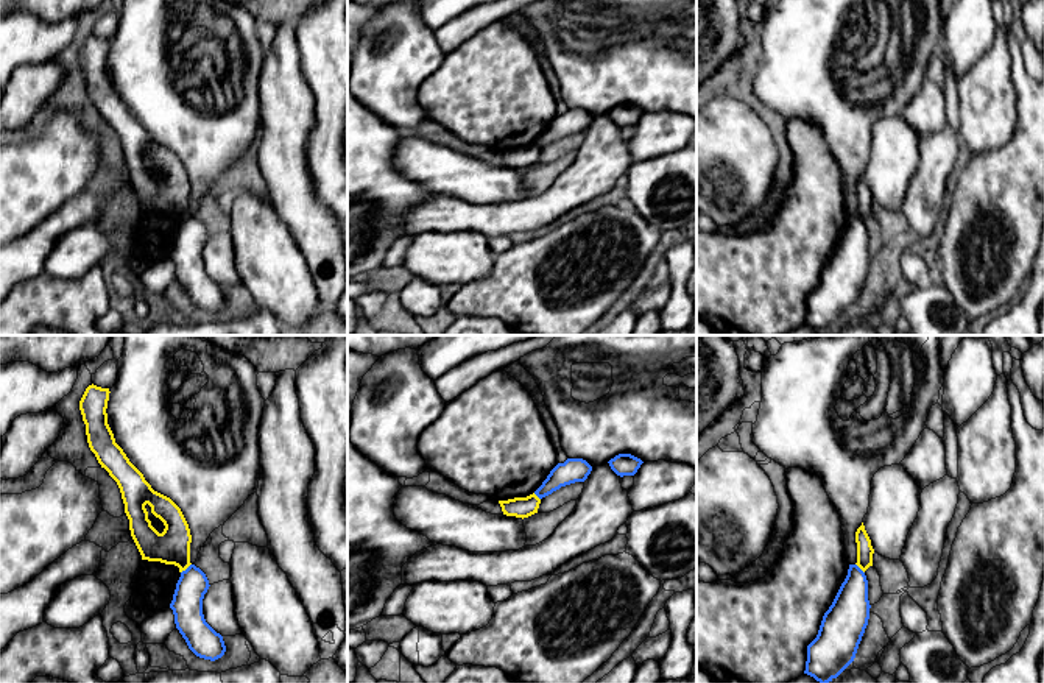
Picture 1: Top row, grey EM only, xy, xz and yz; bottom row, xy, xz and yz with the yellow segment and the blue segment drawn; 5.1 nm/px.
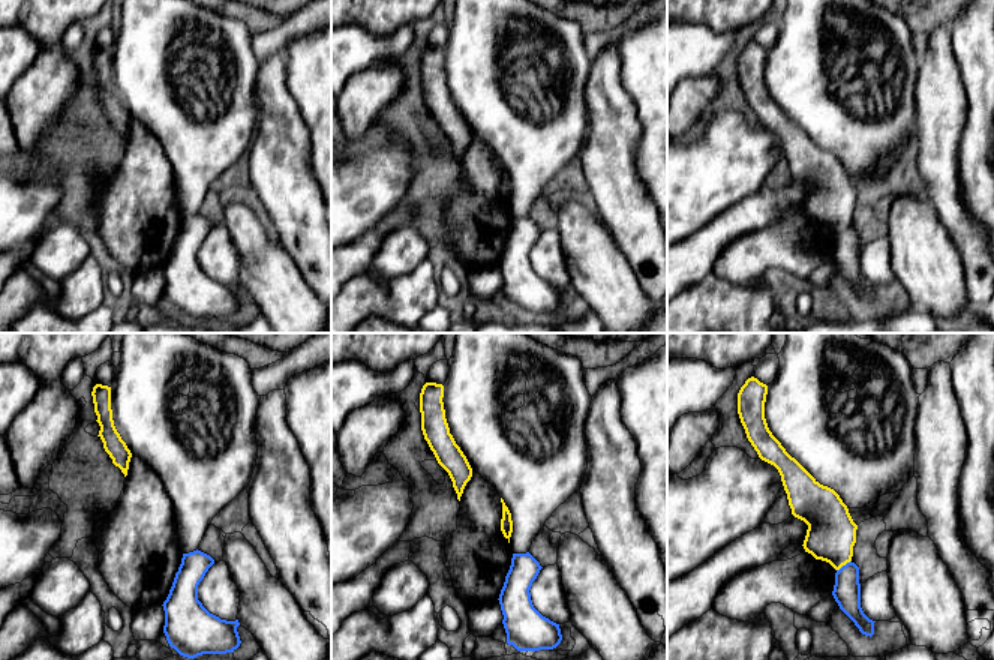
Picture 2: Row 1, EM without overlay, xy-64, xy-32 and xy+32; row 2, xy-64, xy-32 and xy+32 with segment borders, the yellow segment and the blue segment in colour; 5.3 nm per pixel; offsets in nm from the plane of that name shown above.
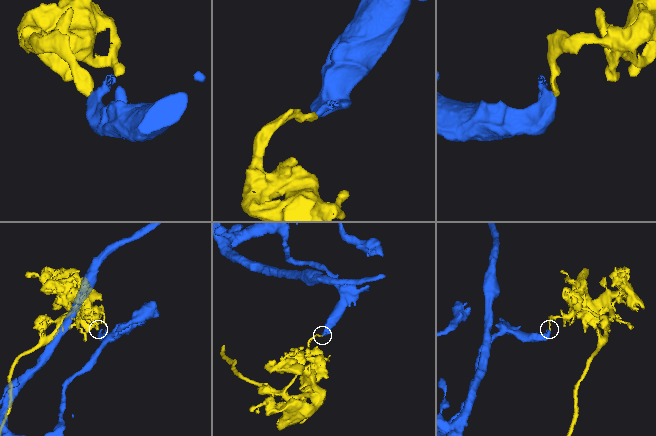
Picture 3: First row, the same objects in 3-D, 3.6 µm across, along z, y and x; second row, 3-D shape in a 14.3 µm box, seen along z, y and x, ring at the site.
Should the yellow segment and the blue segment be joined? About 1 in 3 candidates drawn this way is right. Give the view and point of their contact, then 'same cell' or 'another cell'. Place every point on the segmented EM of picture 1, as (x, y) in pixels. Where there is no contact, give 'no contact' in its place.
contact xy (186, 568); another cell

